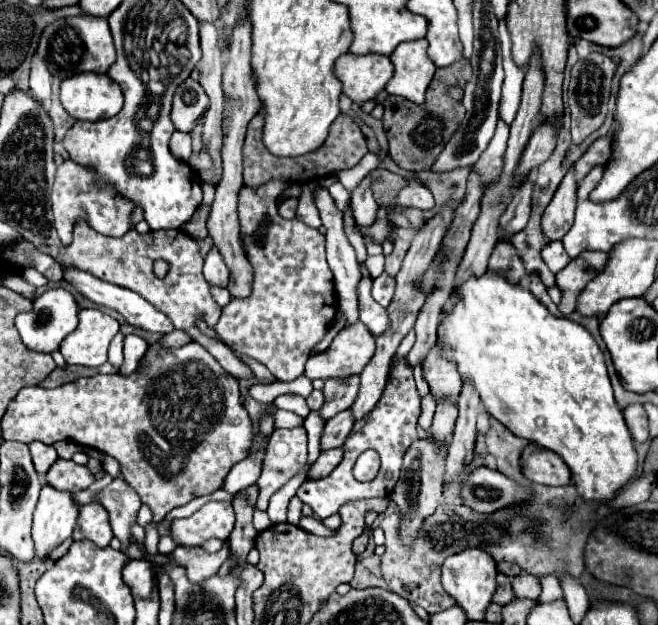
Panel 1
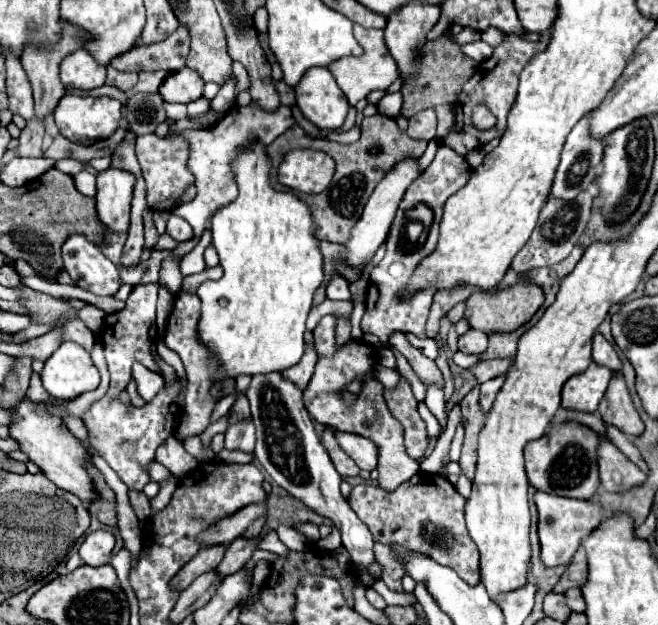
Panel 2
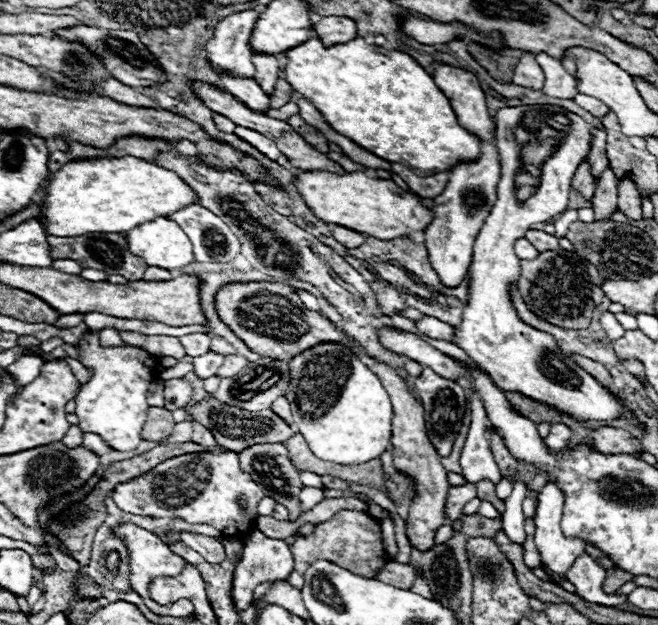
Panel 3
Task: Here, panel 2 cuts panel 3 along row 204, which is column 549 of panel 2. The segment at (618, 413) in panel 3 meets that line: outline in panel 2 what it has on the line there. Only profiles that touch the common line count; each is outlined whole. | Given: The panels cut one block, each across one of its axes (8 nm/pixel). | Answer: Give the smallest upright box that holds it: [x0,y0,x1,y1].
[534,492,604,568]

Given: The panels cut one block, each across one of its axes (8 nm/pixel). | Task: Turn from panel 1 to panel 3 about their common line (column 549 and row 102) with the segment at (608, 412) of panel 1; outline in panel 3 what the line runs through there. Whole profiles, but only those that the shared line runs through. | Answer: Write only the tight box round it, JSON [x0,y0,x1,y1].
[284,38,480,178]

